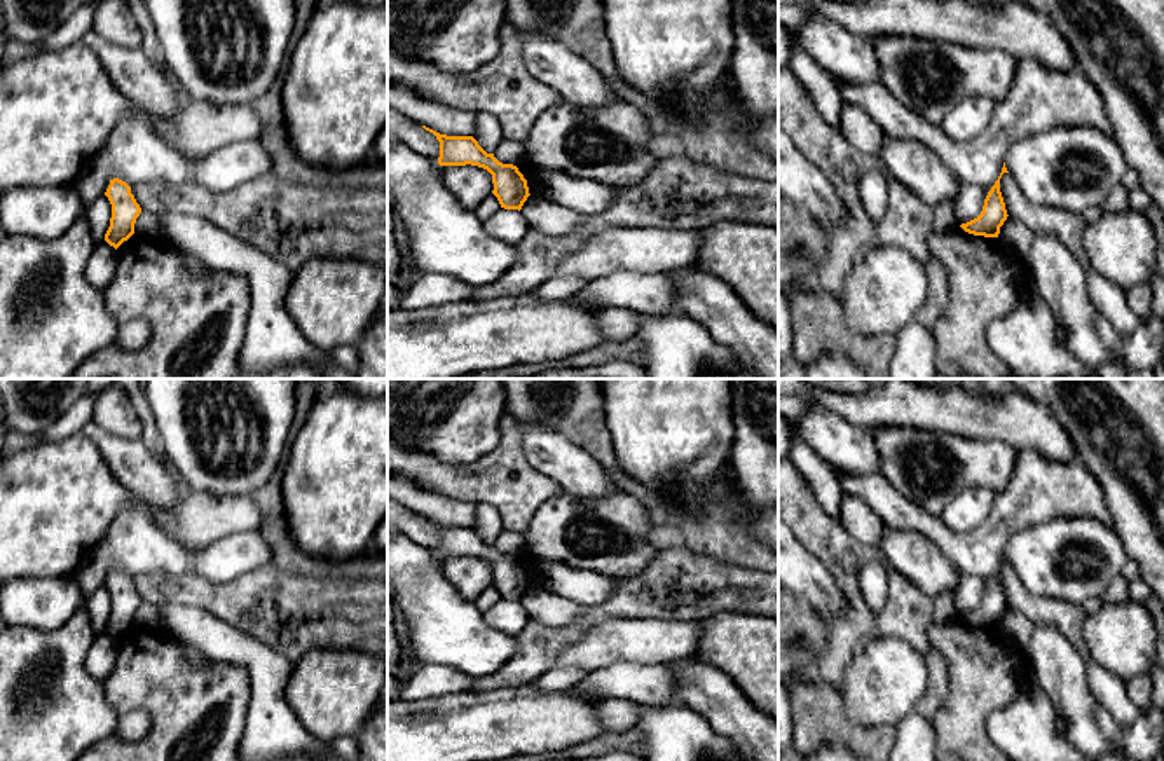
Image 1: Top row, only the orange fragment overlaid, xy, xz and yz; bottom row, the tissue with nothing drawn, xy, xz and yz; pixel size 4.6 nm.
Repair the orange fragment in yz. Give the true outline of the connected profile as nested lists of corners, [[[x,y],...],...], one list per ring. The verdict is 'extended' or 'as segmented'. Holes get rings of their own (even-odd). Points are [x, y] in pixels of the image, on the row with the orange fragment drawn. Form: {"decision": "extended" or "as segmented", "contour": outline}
{"decision": "as segmented", "contour": [[[1003,162],[1002,173],[984,199],[983,211],[977,218],[962,223],[960,227],[974,236],[998,237],[1000,227],[1007,220],[1005,202],[1000,192],[1000,178],[1009,173]]]}

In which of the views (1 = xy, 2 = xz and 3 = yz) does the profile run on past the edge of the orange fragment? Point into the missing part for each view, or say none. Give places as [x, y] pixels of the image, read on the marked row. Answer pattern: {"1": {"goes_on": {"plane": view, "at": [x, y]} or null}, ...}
{"1": {"goes_on": null}, "2": {"goes_on": null}, "3": {"goes_on": null}}

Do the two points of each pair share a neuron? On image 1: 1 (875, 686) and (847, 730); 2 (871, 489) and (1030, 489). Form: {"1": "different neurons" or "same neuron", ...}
{"1": "different neurons", "2": "same neuron"}

